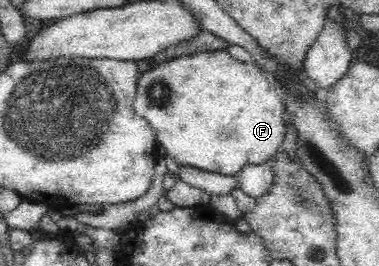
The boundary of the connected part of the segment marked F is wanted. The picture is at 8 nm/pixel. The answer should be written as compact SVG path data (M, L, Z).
M224 50L204 51L204 53L166 61L166 63L162 63L162 65L157 67L152 66L151 71L140 74L137 81L137 94L133 101L133 108L141 118L144 118L150 124L150 127L156 134L157 143L166 149L166 153L174 158L174 161L179 166L190 166L196 169L208 170L210 173L228 174L228 176L236 177L245 165L260 165L280 151L287 130L285 125L284 99L282 97L283 90L280 86L270 82L267 73L253 62L236 61Z

